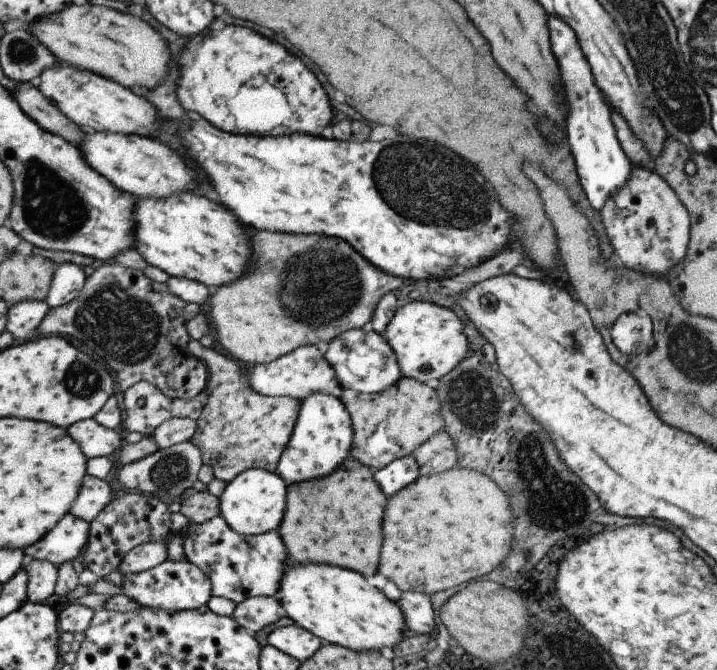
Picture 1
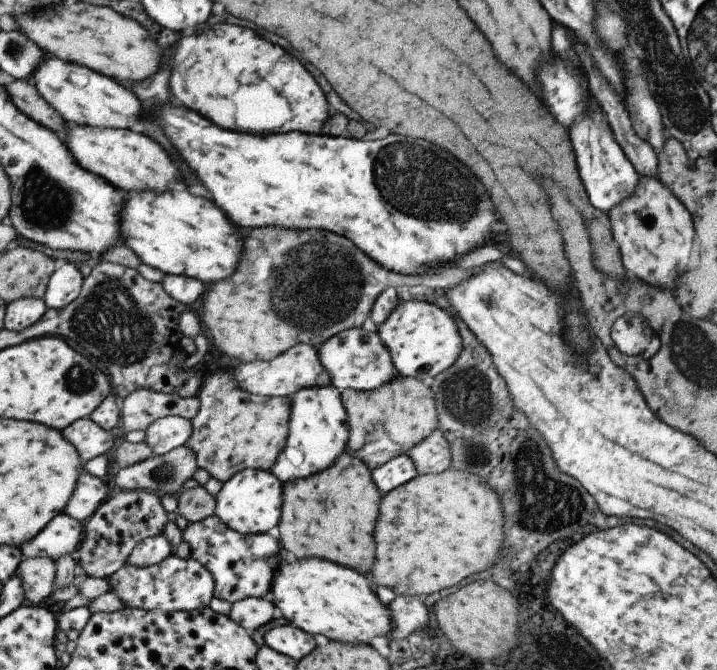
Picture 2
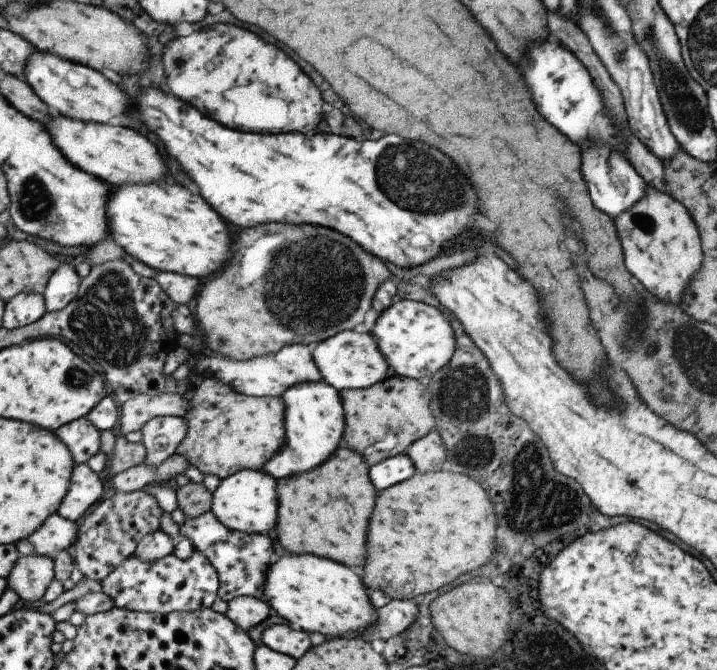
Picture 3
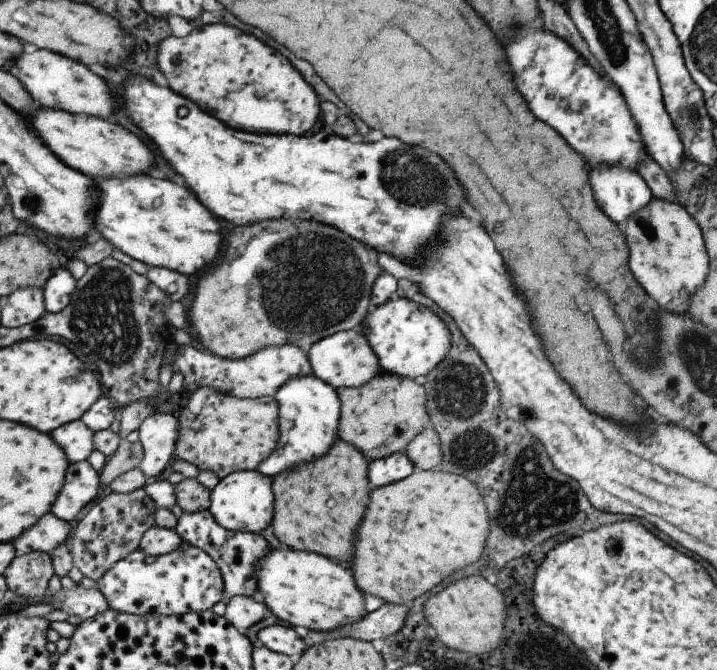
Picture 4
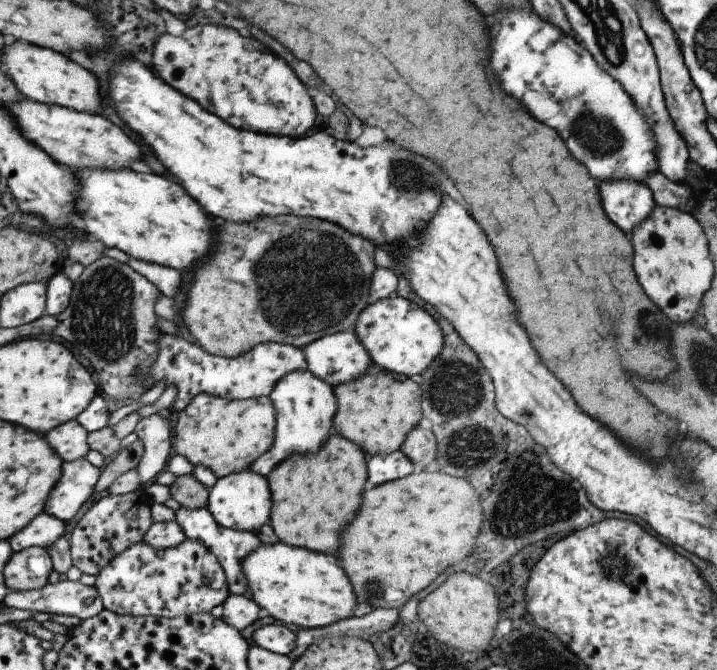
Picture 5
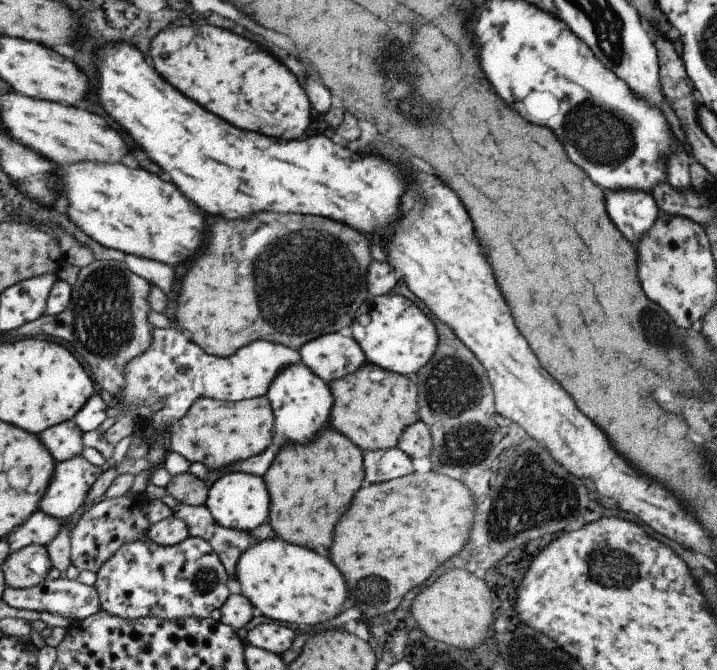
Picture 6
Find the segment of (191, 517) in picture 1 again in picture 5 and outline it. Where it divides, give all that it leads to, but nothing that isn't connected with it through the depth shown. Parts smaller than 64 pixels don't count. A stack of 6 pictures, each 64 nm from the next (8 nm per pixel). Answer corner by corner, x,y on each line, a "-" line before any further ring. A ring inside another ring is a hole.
192,474
176,477
168,488
170,498
181,508
195,510
207,506
208,487
197,482

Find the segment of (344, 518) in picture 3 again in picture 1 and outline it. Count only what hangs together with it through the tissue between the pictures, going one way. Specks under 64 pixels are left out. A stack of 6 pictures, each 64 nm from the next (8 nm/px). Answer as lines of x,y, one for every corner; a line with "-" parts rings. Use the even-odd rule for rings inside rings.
347,458
333,474
317,480
294,482
285,494
285,512
277,530
290,563
323,562
355,570
363,576
375,574
381,546
381,506
385,496
373,480
369,467

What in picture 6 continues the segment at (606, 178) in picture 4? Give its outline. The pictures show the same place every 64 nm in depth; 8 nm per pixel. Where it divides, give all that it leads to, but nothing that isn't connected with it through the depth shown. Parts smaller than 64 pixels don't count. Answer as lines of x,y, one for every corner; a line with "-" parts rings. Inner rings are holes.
604,190
605,212
615,228
635,246
653,226
658,208
651,194
641,190

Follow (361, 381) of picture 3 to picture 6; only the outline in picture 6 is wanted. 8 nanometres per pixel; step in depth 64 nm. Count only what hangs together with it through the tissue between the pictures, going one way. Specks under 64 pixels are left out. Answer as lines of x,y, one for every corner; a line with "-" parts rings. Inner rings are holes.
327,333
306,342
298,350
303,363
326,385
355,372
367,362
353,338

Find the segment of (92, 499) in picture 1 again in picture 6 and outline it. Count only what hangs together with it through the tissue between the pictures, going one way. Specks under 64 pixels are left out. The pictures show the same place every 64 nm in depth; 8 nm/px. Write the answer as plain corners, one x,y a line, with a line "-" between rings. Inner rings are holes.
82,455
56,462
53,478
42,494
38,509
61,521
70,521
84,508
85,496
101,472

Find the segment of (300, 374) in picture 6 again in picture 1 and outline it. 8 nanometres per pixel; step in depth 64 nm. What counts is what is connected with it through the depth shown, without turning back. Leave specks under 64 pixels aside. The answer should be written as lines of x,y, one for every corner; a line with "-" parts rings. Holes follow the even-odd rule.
309,394
299,402
299,412
293,424
291,436
277,461
275,474
288,483
303,482
309,478
329,476
337,466
349,458
351,439
351,420
343,403
328,394

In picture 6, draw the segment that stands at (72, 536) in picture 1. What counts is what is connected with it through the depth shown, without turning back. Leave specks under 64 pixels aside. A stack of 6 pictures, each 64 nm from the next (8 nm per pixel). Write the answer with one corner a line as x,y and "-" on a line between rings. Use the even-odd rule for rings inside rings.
37,509
21,526
11,530
6,541
10,552
21,550
24,546
47,546
59,532
61,522

